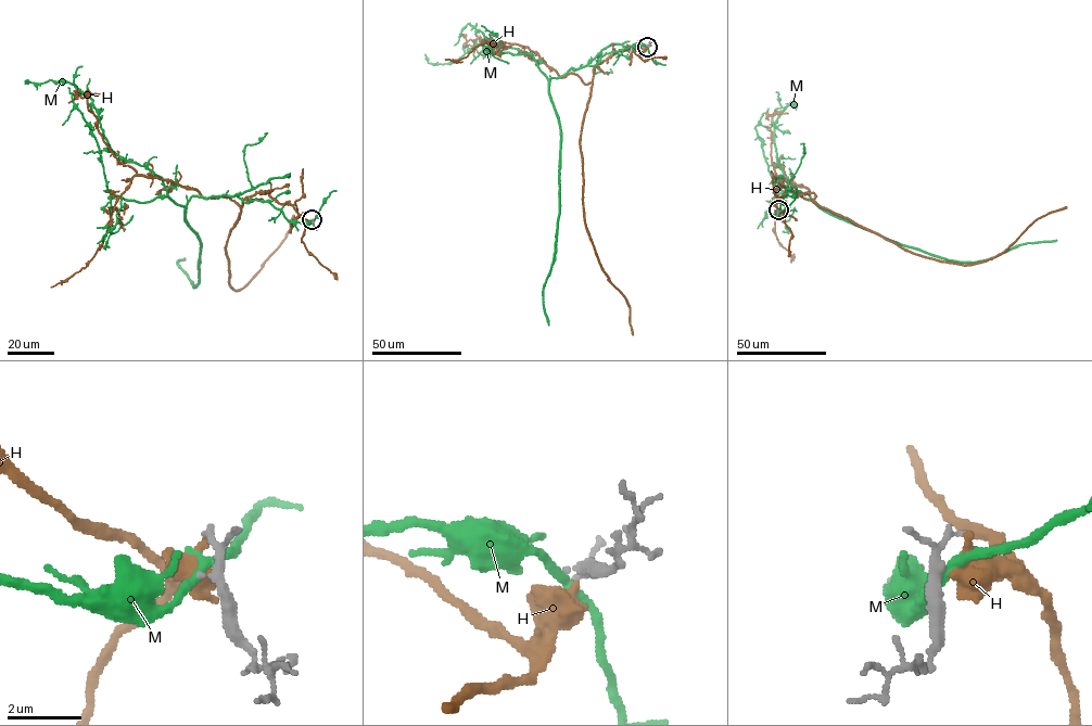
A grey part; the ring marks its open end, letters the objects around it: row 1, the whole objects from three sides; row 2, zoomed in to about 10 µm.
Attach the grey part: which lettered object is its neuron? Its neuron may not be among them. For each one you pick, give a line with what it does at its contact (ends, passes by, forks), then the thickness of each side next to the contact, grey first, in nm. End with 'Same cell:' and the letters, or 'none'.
Same cell: none

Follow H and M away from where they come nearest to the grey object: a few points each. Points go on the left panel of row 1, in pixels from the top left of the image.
H: (312, 219), (267, 193), (248, 195), (225, 246), (235, 290), (282, 241), (294, 215)
M: (312, 223), (289, 221), (268, 202), (192, 196), (186, 221), (200, 241), (194, 287), (177, 265), (185, 258)

